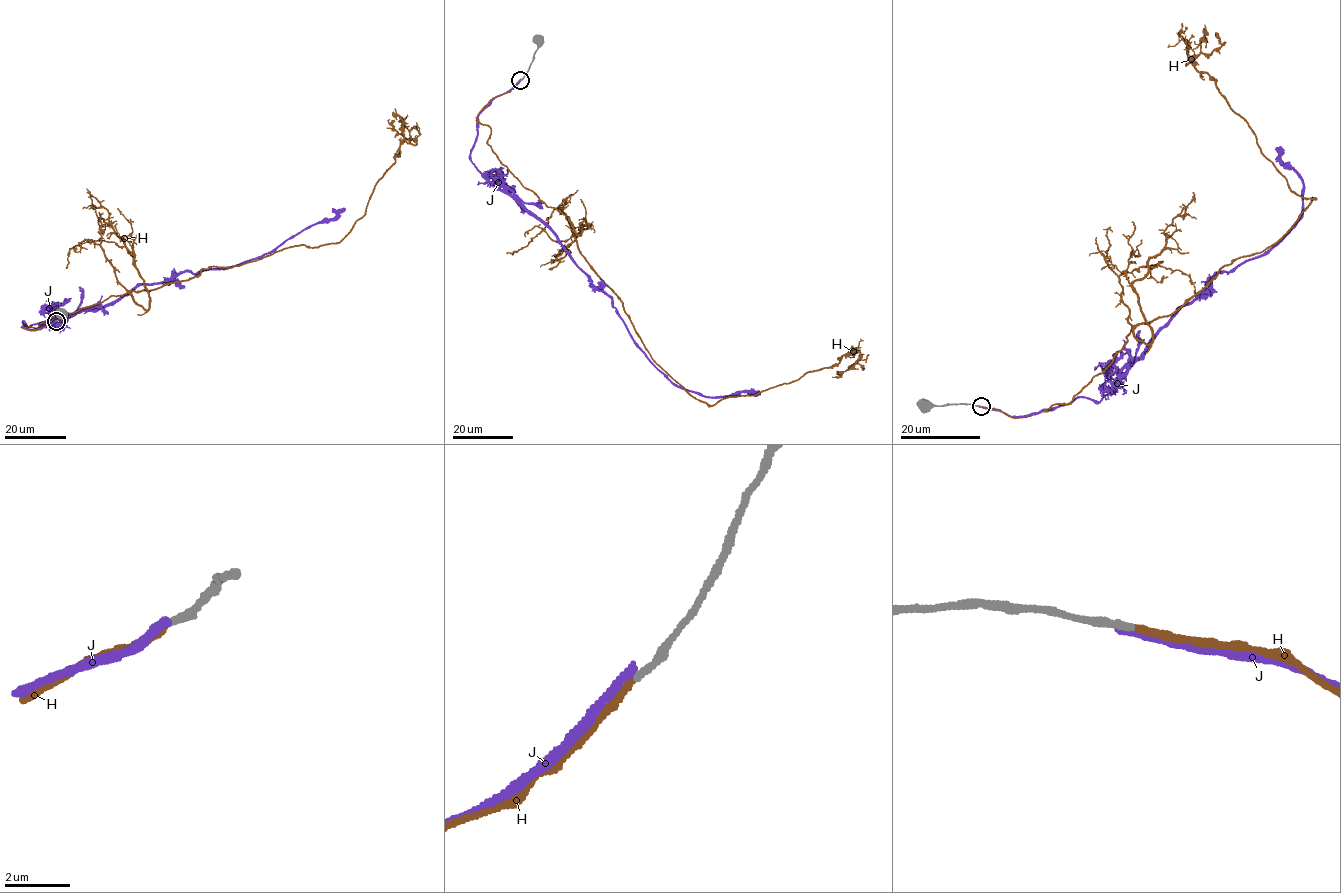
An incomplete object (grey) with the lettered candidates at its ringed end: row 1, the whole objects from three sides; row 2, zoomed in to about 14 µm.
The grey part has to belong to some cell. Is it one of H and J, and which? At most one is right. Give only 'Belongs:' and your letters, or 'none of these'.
Belongs: H

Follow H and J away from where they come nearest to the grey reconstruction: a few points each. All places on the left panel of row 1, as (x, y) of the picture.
H: (55, 321), (22, 327), (211, 266), (341, 241), (403, 140), (416, 145), (389, 119)
J: (56, 320), (32, 330), (22, 325), (96, 311), (137, 287), (188, 271), (259, 258), (345, 208)

